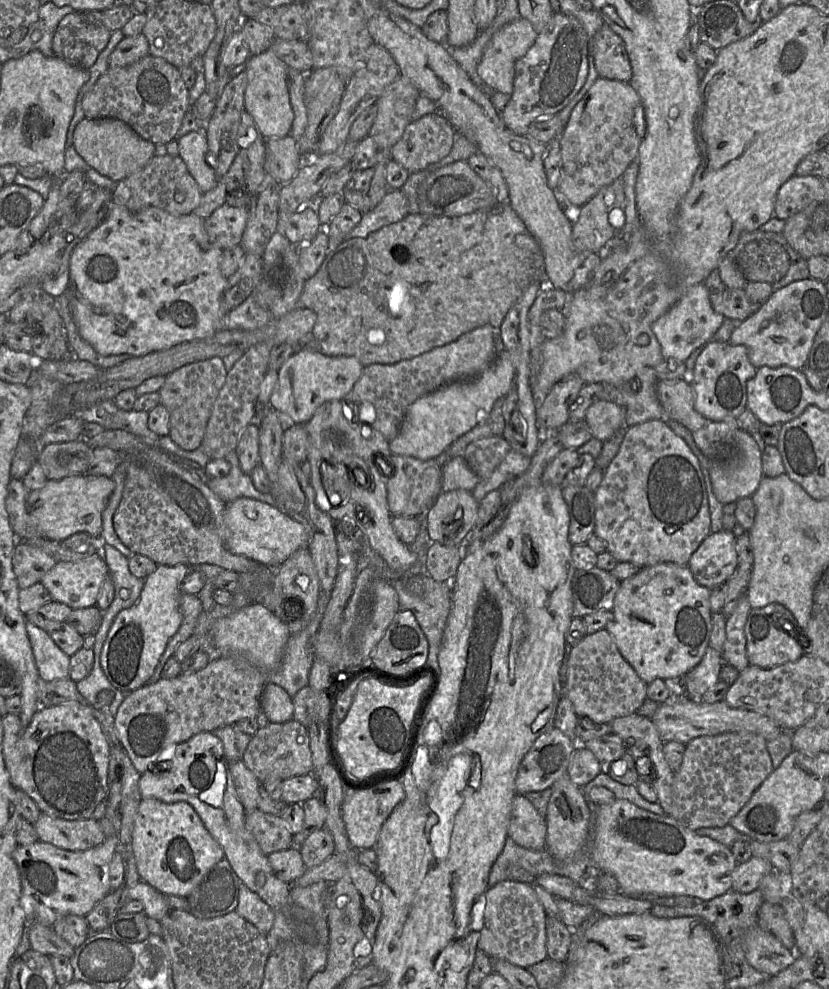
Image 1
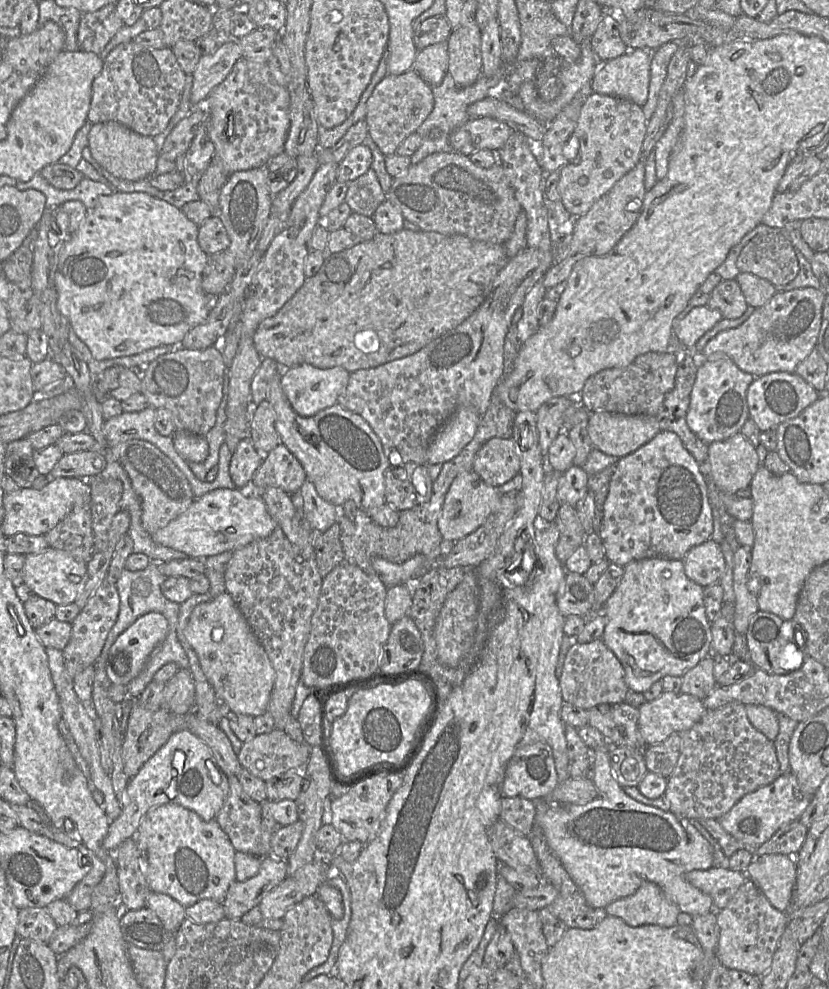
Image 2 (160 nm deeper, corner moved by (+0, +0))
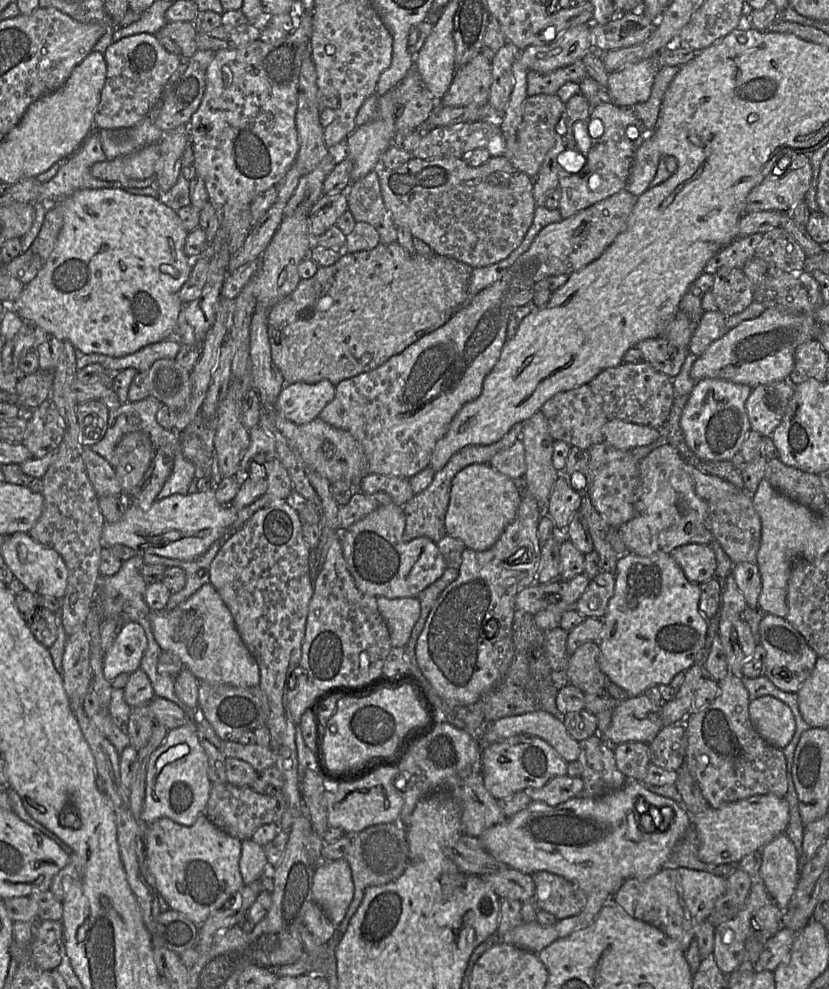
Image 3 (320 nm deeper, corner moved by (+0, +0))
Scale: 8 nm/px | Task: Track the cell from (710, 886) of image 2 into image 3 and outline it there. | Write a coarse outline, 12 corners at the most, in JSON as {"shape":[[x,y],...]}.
{"shape":[[664,867],[612,901],[686,951],[726,878]]}

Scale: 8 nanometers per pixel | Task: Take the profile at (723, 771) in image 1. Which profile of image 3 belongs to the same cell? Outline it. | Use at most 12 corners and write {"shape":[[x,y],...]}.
{"shape":[[742,678],[684,720],[708,805],[785,798],[786,757],[749,717]]}

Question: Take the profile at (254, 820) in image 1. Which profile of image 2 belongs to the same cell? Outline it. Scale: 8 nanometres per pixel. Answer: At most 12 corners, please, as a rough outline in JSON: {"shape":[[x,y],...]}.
{"shape":[[228,776],[215,820],[235,851],[264,858],[271,832],[262,806]]}

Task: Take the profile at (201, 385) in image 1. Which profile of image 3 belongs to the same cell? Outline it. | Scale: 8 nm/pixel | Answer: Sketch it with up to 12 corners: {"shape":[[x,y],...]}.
{"shape":[[159,359],[136,374],[128,402],[154,396],[178,412],[191,393],[190,373]]}

